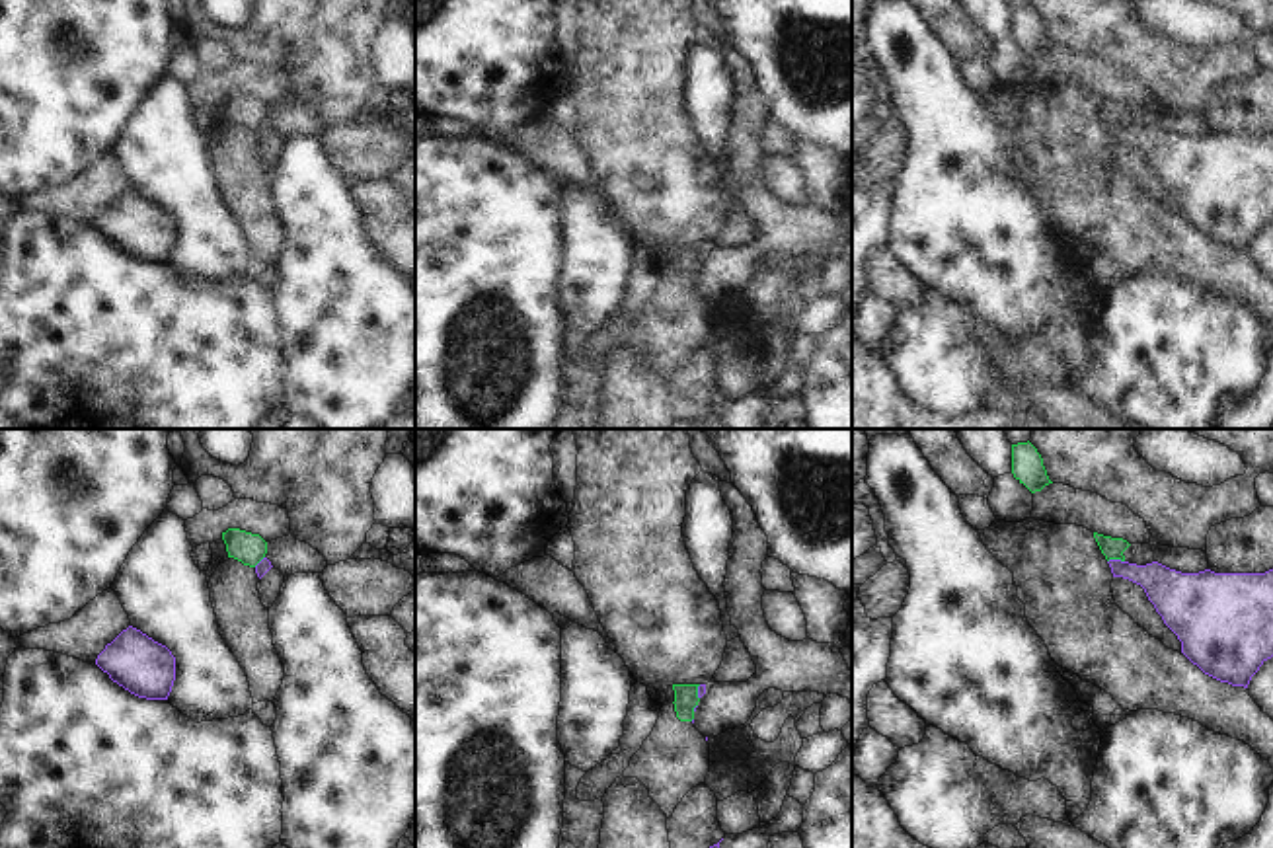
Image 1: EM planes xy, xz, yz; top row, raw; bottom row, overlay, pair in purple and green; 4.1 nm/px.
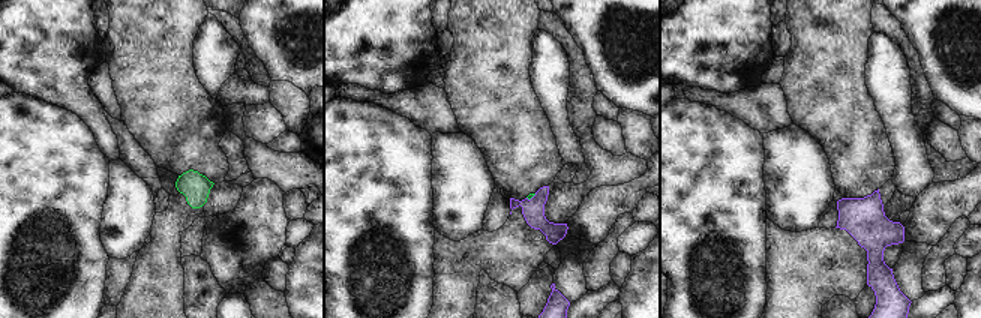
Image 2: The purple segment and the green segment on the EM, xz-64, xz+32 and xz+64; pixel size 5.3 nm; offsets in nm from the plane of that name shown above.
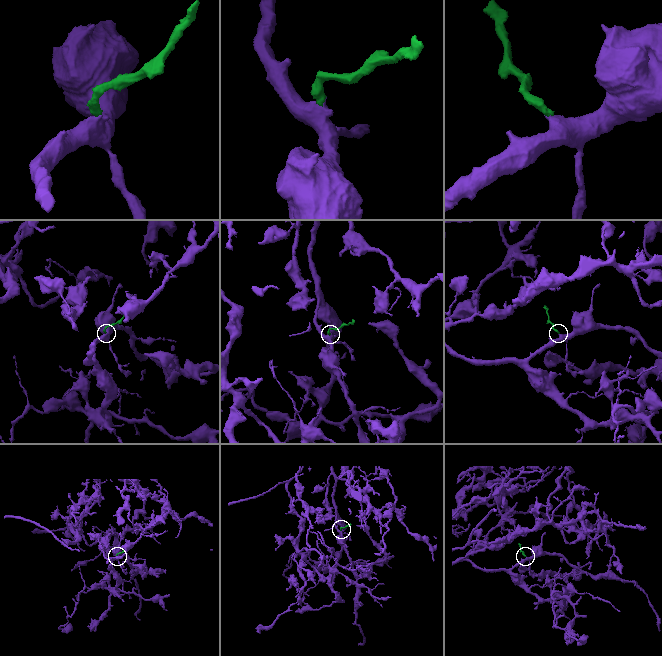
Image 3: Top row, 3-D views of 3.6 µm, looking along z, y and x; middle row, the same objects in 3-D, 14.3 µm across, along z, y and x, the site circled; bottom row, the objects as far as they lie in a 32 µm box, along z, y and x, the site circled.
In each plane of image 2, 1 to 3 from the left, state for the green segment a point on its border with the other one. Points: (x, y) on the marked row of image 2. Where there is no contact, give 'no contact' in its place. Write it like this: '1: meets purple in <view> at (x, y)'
1: no contact
2: meets purple in xz+32 at (533, 197)
3: no contact

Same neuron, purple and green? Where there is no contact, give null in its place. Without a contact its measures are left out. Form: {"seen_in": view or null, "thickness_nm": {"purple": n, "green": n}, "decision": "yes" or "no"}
{"seen_in": "yz", "thickness_nm": {"purple": 170, "green": 90}, "decision": "no"}

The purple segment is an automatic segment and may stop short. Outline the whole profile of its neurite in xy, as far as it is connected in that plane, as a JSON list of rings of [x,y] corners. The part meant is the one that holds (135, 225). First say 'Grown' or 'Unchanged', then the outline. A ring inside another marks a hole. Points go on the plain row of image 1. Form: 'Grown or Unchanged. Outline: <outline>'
Unchanged. Outline: [[[133,189],[105,209],[96,228],[113,246],[146,263],[168,263],[175,244],[172,214]]]

